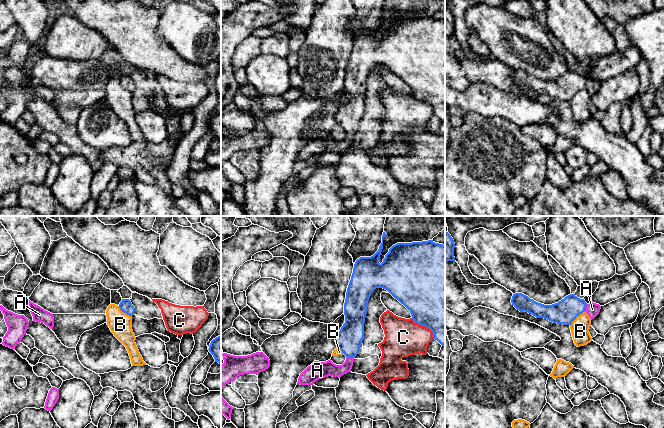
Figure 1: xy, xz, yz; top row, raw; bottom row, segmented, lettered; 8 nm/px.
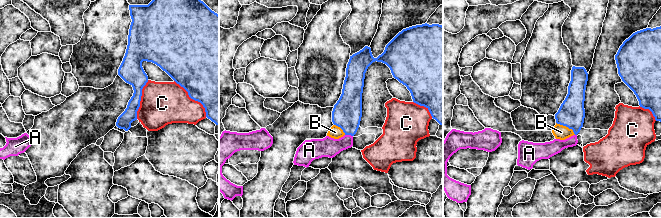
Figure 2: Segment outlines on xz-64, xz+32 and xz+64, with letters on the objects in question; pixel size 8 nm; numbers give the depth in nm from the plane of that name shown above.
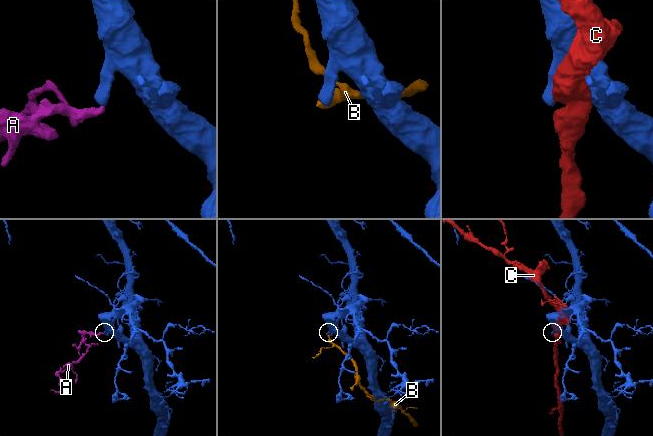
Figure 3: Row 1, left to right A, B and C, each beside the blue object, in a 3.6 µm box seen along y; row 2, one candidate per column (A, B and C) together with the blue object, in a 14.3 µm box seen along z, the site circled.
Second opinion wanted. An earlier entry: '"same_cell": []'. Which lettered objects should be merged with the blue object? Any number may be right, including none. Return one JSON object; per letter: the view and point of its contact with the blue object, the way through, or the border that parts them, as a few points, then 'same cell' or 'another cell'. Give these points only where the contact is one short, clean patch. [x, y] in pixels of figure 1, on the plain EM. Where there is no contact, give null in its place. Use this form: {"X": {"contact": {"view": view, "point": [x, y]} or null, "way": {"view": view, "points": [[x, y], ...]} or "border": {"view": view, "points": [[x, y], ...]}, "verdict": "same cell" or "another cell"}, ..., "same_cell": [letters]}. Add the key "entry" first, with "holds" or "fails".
{"entry": "fails", "A": {"contact": {"view": "xz", "point": [350, 132]}, "way": {"view": "xz", "points": [[349, 115], [350, 132], [341, 145], [322, 145]]}, "verdict": "same cell"}, "B": {"contact": {"view": "yz", "point": [576, 92]}, "verdict": "another cell"}, "C": {"contact": {"view": "xz", "point": [425, 102]}, "verdict": "another cell"}, "same_cell": ["A"]}

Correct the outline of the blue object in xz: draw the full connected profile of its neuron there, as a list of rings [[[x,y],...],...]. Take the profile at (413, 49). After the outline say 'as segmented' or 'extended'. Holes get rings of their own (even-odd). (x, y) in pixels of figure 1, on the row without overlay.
[[[383,8],[382,19],[380,20],[378,27],[373,32],[360,33],[354,40],[353,49],[347,64],[344,79],[345,99],[341,103],[335,115],[337,124],[339,124],[346,132],[345,138],[342,141],[336,141],[331,137],[331,135],[326,138],[314,137],[300,150],[297,160],[313,161],[314,158],[319,155],[328,152],[340,154],[342,151],[351,147],[354,134],[358,130],[364,115],[364,99],[367,90],[367,80],[372,68],[376,64],[387,66],[410,87],[415,99],[429,104],[433,109],[434,115],[442,122],[445,122],[445,21],[435,19],[433,16],[397,19],[389,25],[383,38],[380,40],[379,34],[383,25],[383,14],[386,12],[387,10]]]; extended

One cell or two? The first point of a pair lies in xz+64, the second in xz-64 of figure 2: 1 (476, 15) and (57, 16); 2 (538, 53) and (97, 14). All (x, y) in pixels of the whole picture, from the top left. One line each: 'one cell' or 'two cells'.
1: two cells
2: one cell

